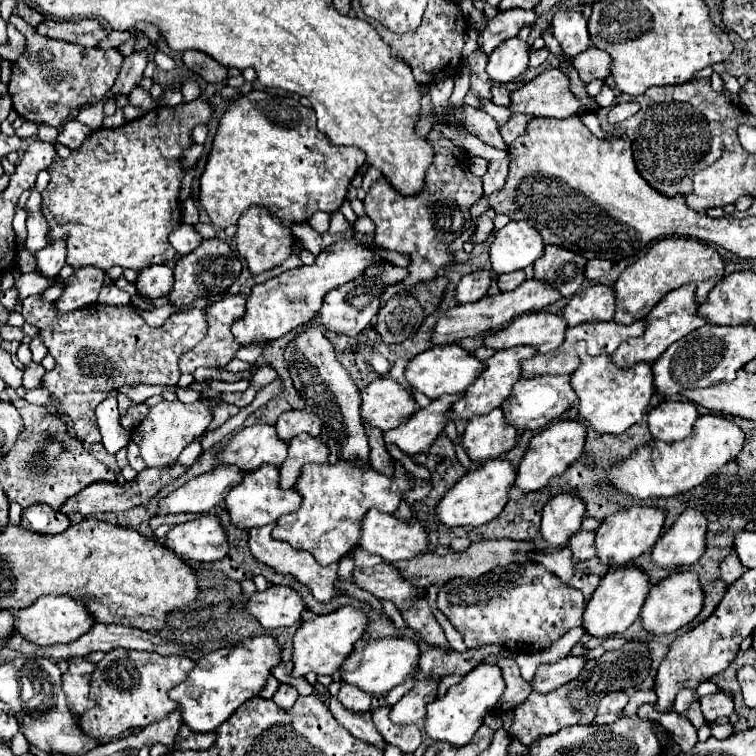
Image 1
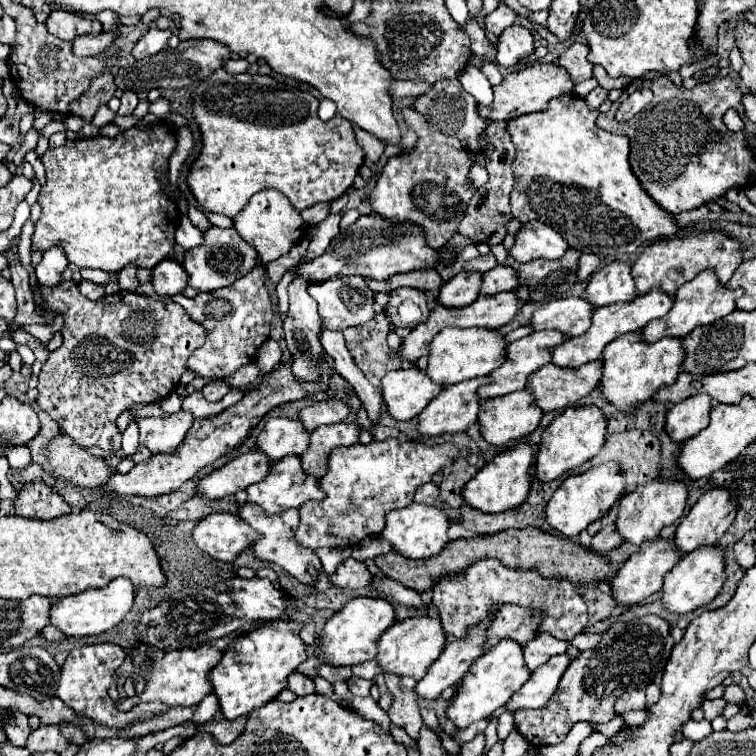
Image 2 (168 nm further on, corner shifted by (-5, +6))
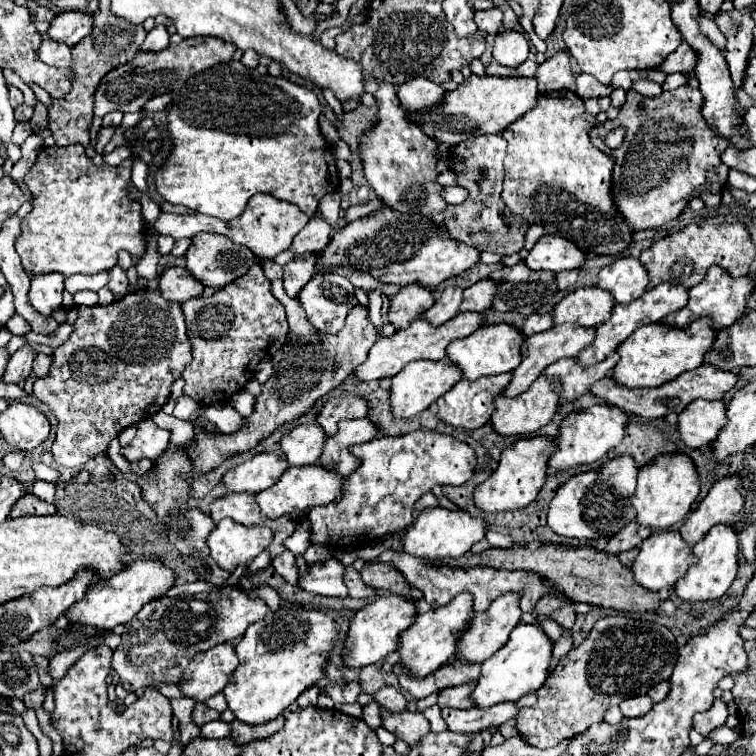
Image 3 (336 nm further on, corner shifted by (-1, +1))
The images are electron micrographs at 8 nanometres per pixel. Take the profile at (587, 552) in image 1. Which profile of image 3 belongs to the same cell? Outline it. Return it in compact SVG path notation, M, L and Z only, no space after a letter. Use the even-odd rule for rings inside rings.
M629 523L625 525L619 533L615 533L607 545L605 545L605 553L611 553L611 555L619 555L621 551L629 551L633 547L637 547L645 537L651 535L651 529L649 527L641 527L637 523Z

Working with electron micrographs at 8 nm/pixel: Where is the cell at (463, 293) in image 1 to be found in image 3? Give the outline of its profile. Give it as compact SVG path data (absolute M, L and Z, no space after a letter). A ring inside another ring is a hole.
M447 287L447 289L441 293L441 297L435 301L435 305L433 305L429 311L425 311L423 317L425 317L429 323L441 325L441 323L453 319L455 315L459 315L459 311L461 311L459 305L461 305L461 301L463 301L463 289L461 289L461 287Z

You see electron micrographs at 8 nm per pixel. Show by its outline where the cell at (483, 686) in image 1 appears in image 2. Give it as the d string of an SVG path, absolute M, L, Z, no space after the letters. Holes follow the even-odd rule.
M505 638L505 642L499 642L499 646L493 646L493 650L487 650L469 668L467 676L463 678L461 690L451 700L451 706L447 710L447 718L457 728L467 728L473 722L489 718L497 708L501 708L529 680L529 676L531 676L531 672L525 666L523 646L519 642L513 642L511 638Z

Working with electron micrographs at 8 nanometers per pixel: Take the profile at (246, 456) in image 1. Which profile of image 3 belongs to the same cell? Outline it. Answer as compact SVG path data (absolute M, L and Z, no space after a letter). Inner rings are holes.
M297 425L281 437L279 451L289 465L313 465L321 455L325 433L317 425Z

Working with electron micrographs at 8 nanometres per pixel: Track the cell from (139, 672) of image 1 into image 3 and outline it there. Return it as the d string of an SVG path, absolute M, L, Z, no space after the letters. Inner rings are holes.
M221 643L209 651L197 653L179 681L183 697L193 701L207 701L211 695L223 691L237 663L239 659L231 643Z

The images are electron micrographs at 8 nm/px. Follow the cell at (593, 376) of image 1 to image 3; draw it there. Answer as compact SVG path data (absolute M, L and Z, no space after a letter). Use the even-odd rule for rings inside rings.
M697 321L689 329L673 329L661 323L643 325L617 347L619 361L611 371L611 379L619 387L627 387L627 389L661 387L663 383L675 379L677 375L699 367L703 363L703 353L711 347L715 333L717 331L709 327L709 323L705 321Z

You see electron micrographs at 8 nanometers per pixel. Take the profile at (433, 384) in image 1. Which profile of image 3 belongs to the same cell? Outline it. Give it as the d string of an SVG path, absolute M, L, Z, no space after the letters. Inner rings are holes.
M485 325L479 327L473 335L463 337L463 339L455 339L447 345L447 359L449 363L457 365L461 369L463 379L467 381L475 381L479 377L485 375L499 375L499 373L509 373L513 371L521 361L521 353L519 347L523 343L523 335L519 329L511 327L511 325Z

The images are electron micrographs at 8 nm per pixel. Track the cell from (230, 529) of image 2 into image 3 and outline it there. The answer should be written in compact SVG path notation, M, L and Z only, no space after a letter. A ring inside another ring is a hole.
M223 519L207 537L211 557L225 571L233 571L237 565L245 565L255 559L271 543L273 531L269 527L245 527L233 519Z

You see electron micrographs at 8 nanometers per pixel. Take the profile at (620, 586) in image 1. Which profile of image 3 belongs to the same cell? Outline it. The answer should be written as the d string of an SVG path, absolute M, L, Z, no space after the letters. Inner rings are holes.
M661 531L661 533L653 533L649 535L641 547L639 547L639 555L635 557L631 571L635 581L649 589L649 591L659 591L663 587L673 587L673 583L677 583L677 579L681 579L689 565L693 563L693 555L691 555L691 547L681 539L681 535L677 531Z

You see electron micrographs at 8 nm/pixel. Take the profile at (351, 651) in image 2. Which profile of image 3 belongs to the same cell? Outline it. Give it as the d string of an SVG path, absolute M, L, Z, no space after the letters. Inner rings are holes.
M397 595L379 597L373 603L359 609L349 623L347 639L351 639L351 647L345 655L345 665L347 667L367 667L367 665L381 661L391 651L395 651L399 631L405 631L405 627L413 623L413 615L415 615L413 601L407 601Z

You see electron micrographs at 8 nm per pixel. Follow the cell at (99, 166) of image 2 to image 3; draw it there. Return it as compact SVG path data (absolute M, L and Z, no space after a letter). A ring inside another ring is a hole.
M83 145L43 147L37 161L25 175L25 185L33 193L33 211L23 219L17 253L31 273L57 271L65 277L73 273L103 273L117 265L119 251L143 257L147 251L149 227L141 213L141 203L129 197L131 167L135 155L121 165L91 165Z

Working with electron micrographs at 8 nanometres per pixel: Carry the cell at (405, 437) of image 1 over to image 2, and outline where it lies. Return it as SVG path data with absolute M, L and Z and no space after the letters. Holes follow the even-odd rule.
M473 378L473 382L459 382L457 386L445 386L439 396L435 396L429 406L417 416L419 422L419 432L425 436L437 436L445 432L463 432L469 430L477 422L479 414L479 404L481 398L477 396L477 388L483 384L489 384L491 378Z

